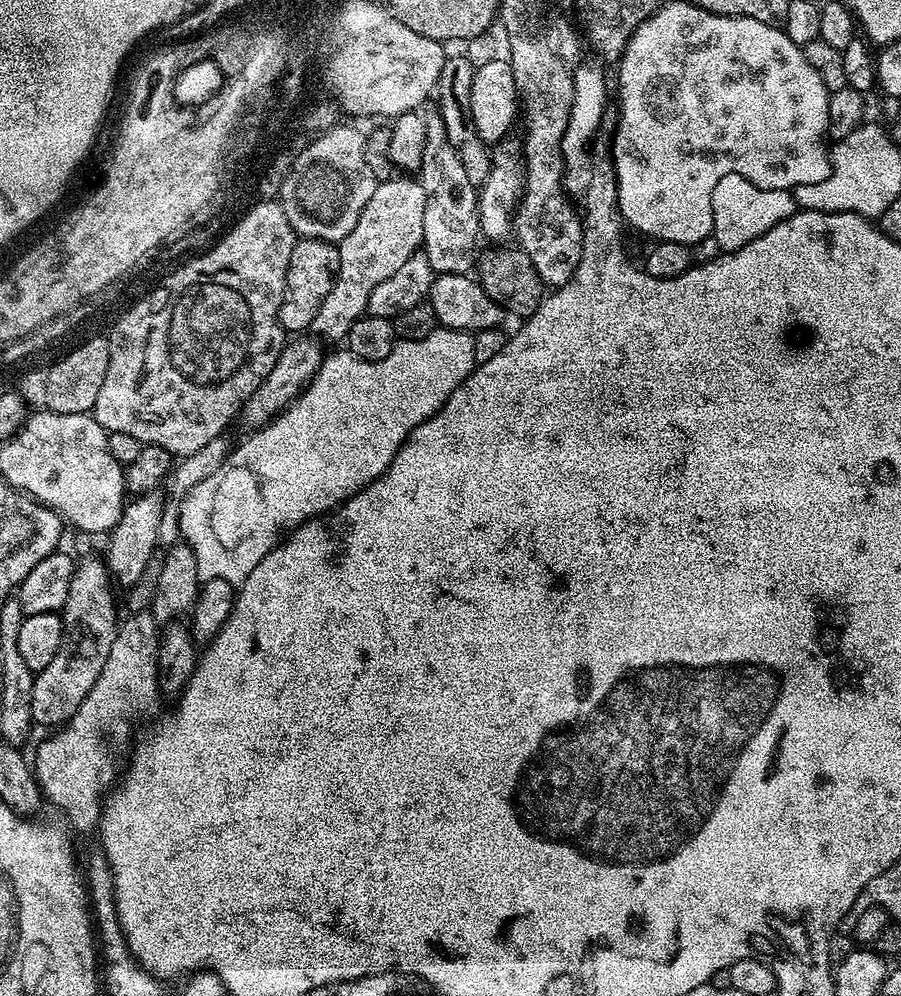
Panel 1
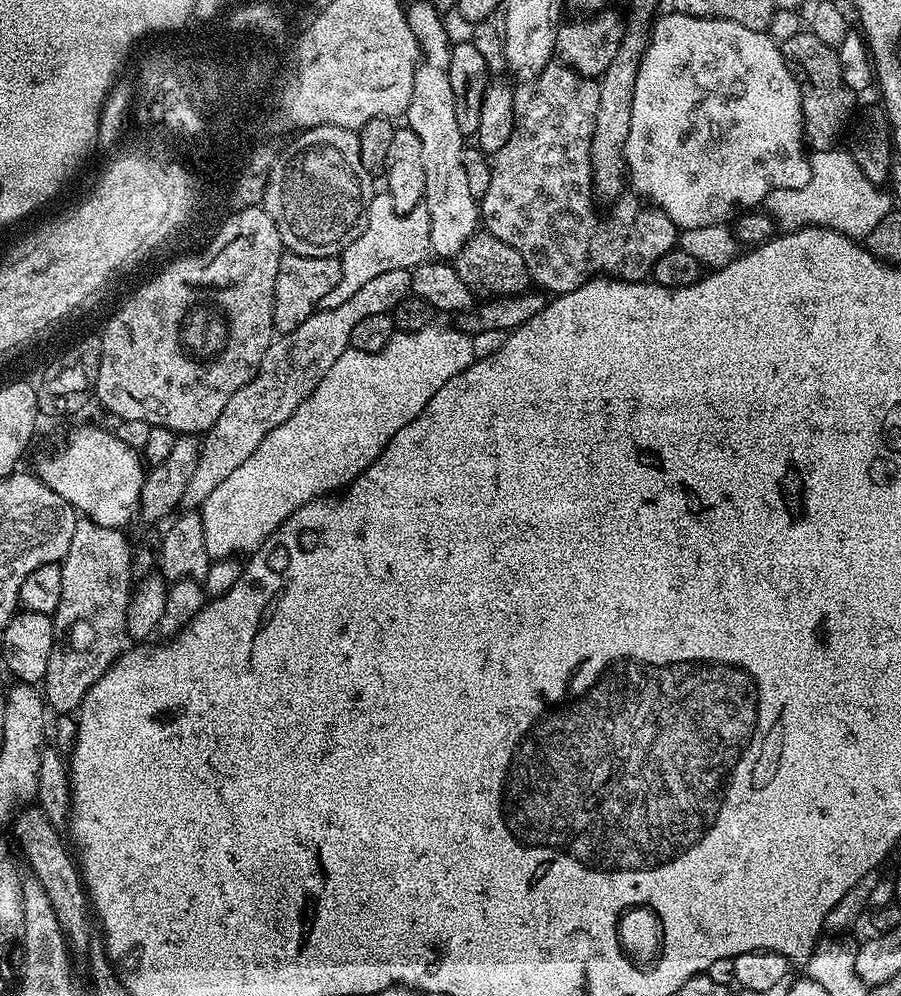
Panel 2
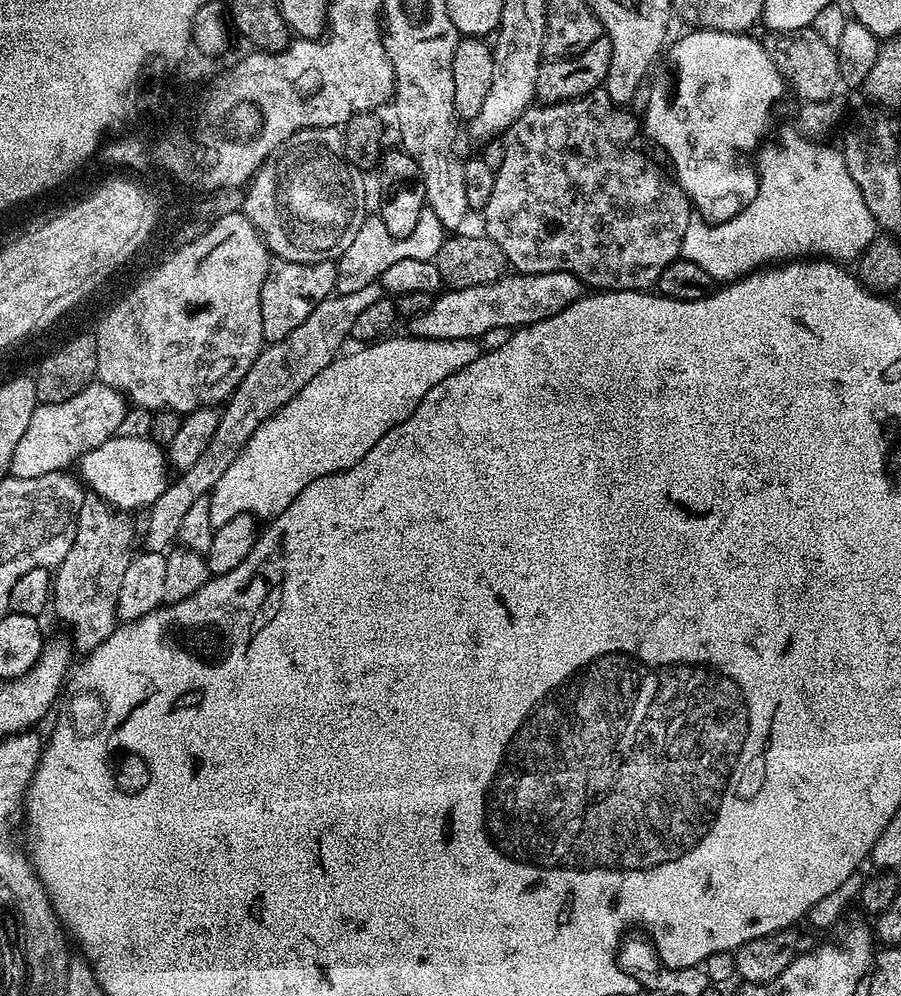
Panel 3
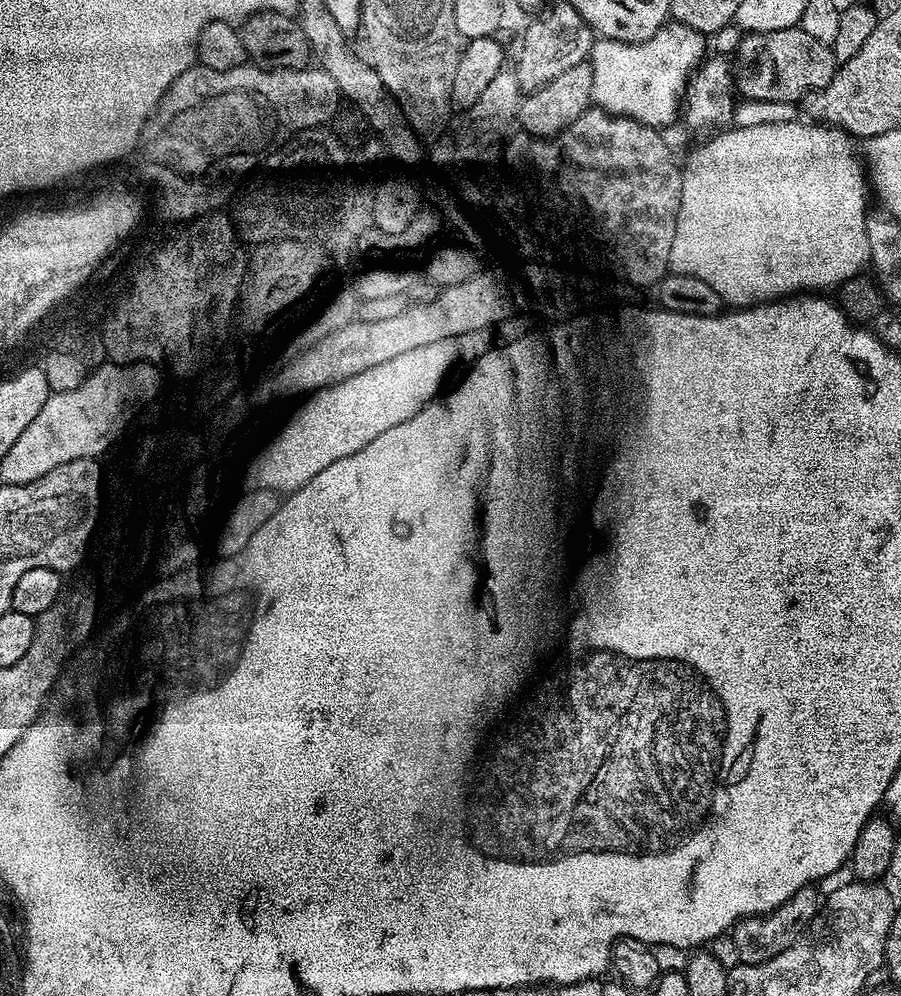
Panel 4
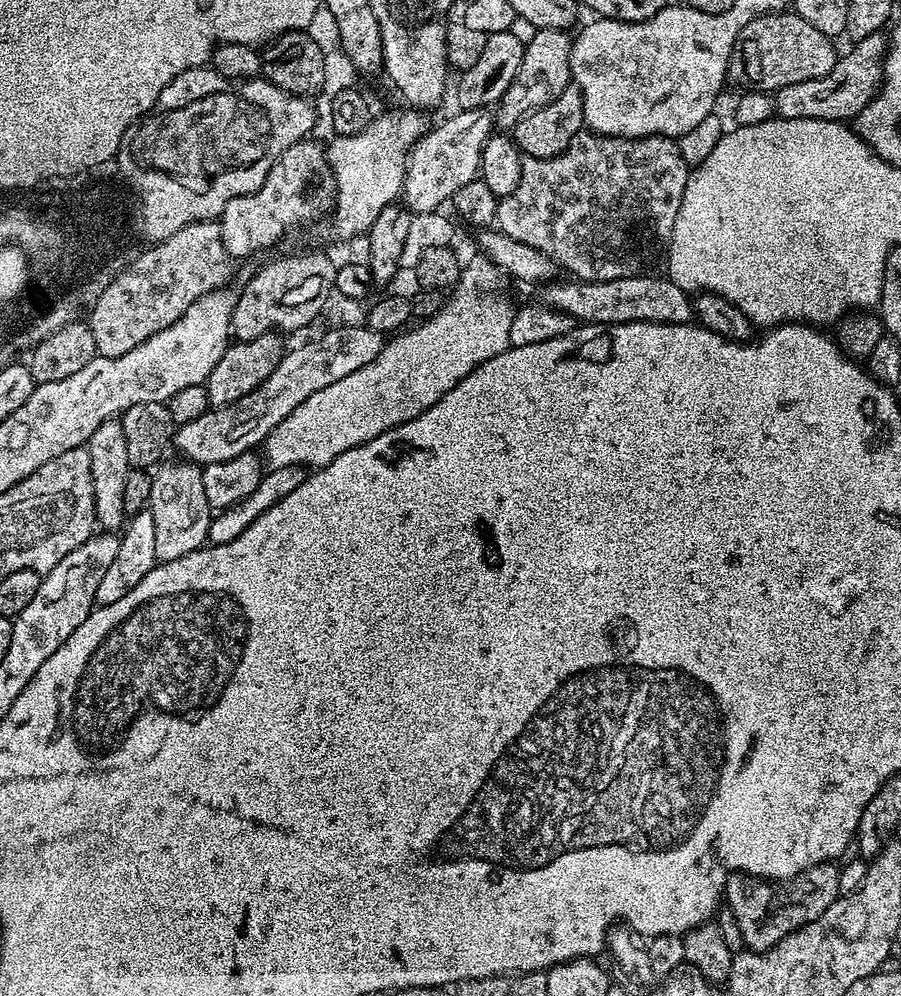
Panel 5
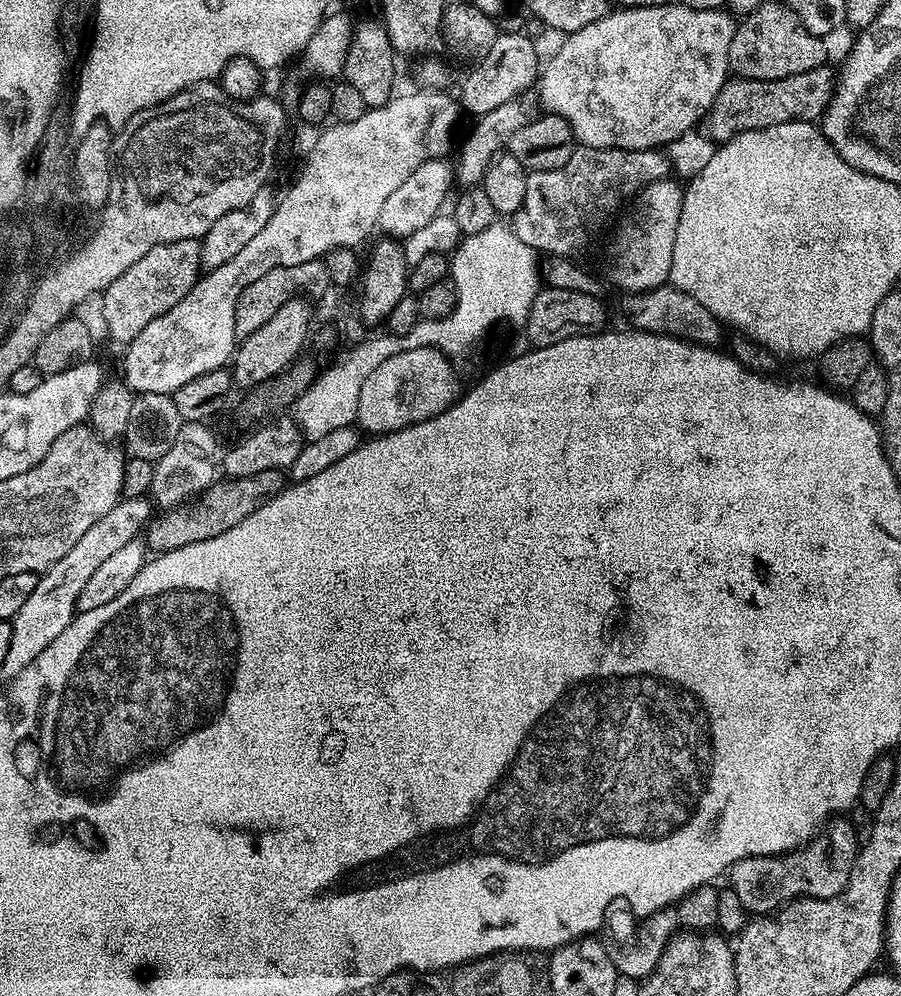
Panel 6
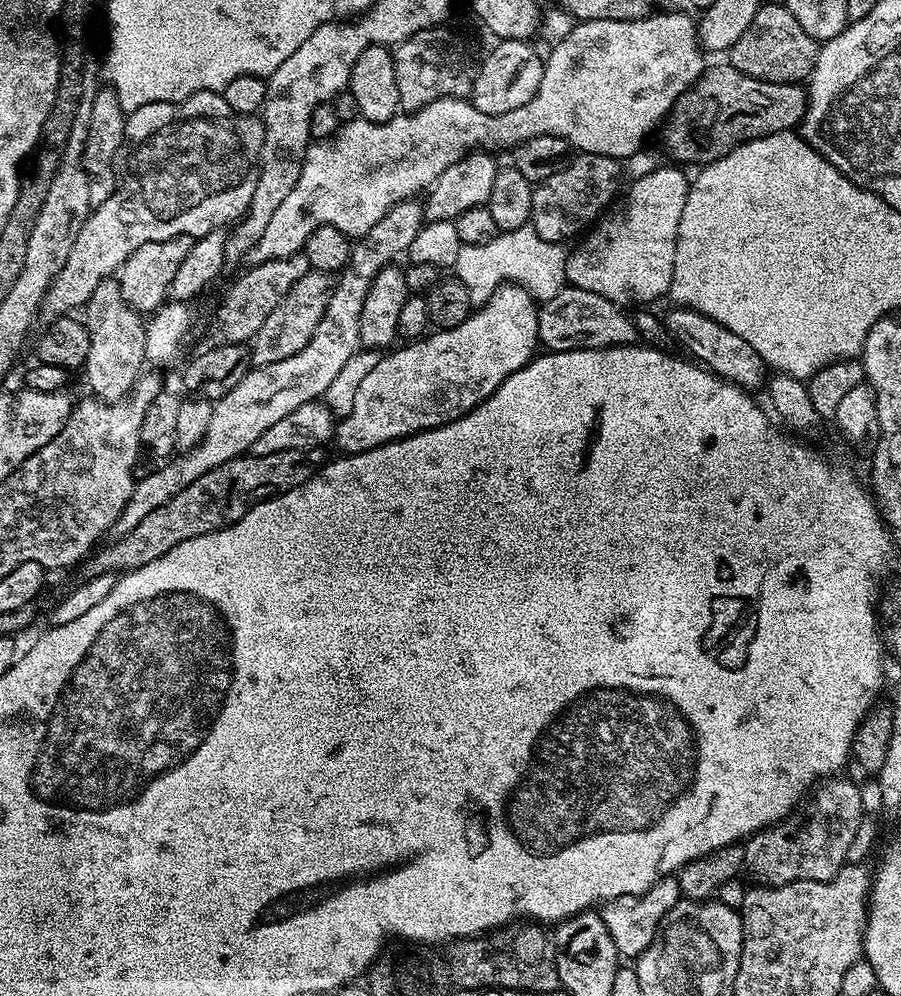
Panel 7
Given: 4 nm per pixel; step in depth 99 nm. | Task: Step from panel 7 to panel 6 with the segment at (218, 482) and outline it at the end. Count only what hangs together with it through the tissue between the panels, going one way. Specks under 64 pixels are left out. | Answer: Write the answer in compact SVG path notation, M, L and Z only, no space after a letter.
M281 469L264 470L262 474L250 474L250 478L217 479L205 492L195 500L181 504L178 508L161 511L147 525L146 543L149 553L159 554L178 550L182 546L190 546L194 542L206 542L206 538L218 538L218 534L226 534L230 526L238 526L242 518L254 514L258 506L266 506L270 498L274 498L286 486L286 476Z

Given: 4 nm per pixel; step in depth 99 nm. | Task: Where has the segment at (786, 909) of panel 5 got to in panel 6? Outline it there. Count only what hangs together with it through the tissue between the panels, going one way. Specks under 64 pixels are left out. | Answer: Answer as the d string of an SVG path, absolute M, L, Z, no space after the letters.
M836 818L827 825L826 833L818 834L810 843L780 856L751 856L734 862L726 873L727 883L738 894L742 906L753 917L780 911L794 900L825 900L840 896L850 882L854 870L858 839L856 828L848 818Z

